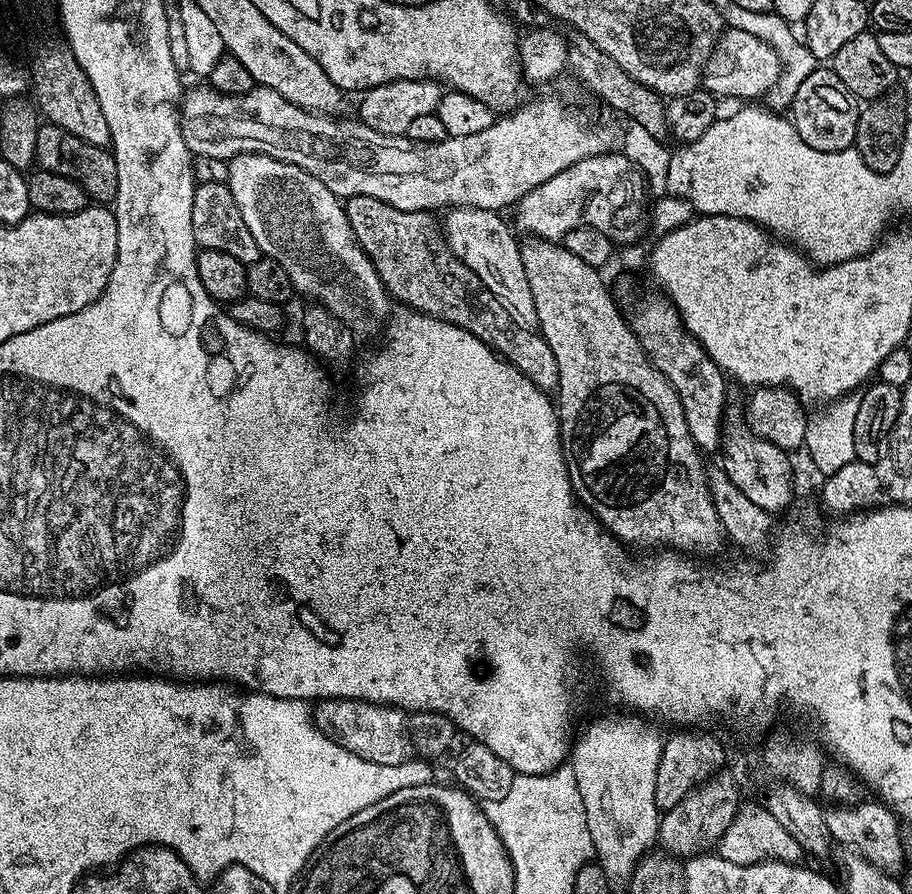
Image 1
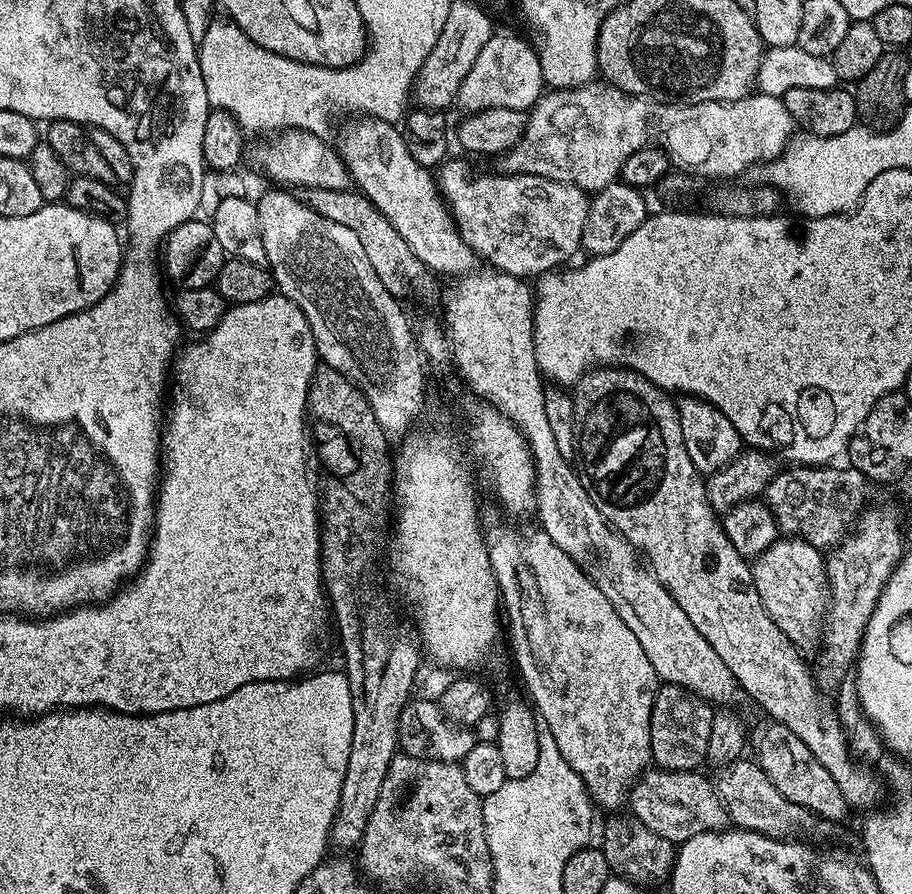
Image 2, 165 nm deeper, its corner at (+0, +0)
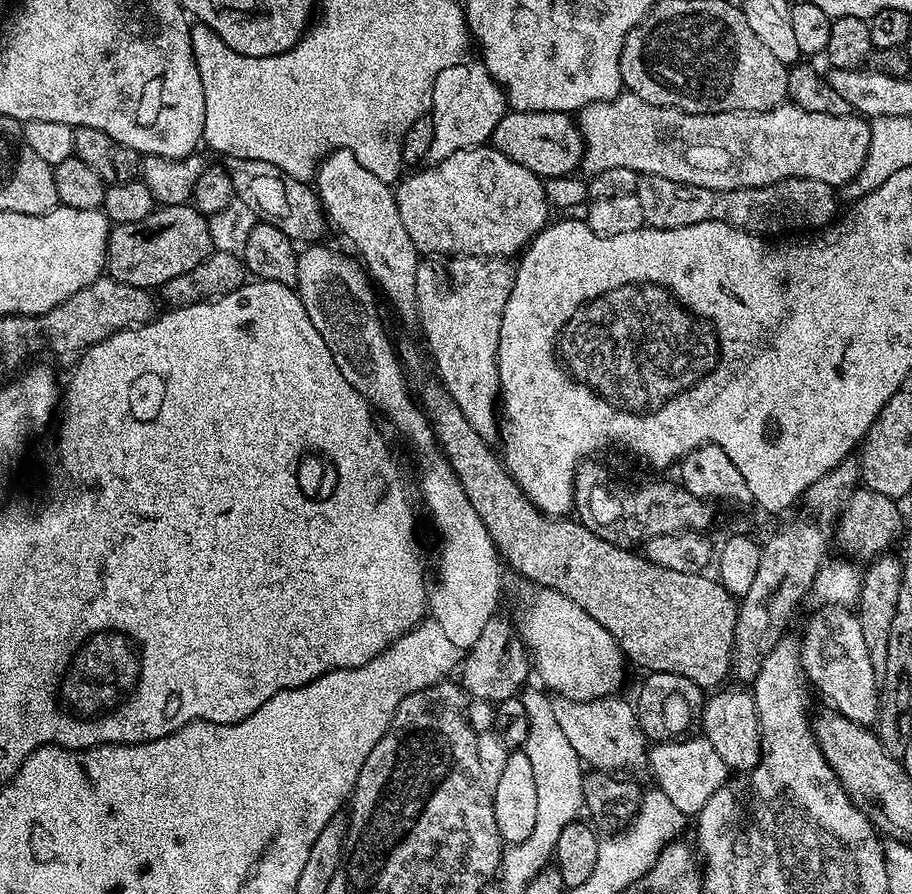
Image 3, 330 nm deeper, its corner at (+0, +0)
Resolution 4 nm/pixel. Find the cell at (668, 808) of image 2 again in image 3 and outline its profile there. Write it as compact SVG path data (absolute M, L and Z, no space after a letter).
M619 695L603 696L597 700L568 700L556 696L552 700L554 718L566 733L574 754L589 769L613 774L636 774L648 768L650 741L640 727L640 717L631 703L620 700Z

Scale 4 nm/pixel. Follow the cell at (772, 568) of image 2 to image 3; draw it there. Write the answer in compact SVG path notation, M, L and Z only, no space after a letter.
M824 606L813 618L800 640L800 661L804 663L804 675L811 685L829 700L835 711L850 722L872 726L880 714L881 685L878 674L870 662L870 650L866 650L866 637L862 634L860 617L844 606Z

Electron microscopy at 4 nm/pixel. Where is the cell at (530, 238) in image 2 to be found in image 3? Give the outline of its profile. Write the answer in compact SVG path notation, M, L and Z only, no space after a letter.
M481 146L458 150L450 158L429 163L427 167L416 170L421 172L414 173L409 180L401 179L394 188L398 214L402 214L402 226L406 226L410 242L414 242L421 254L452 252L448 254L516 258L527 248L533 236L538 235L550 223L550 205L544 180L526 170L526 166L518 166L518 162L506 158L506 154L497 148Z

